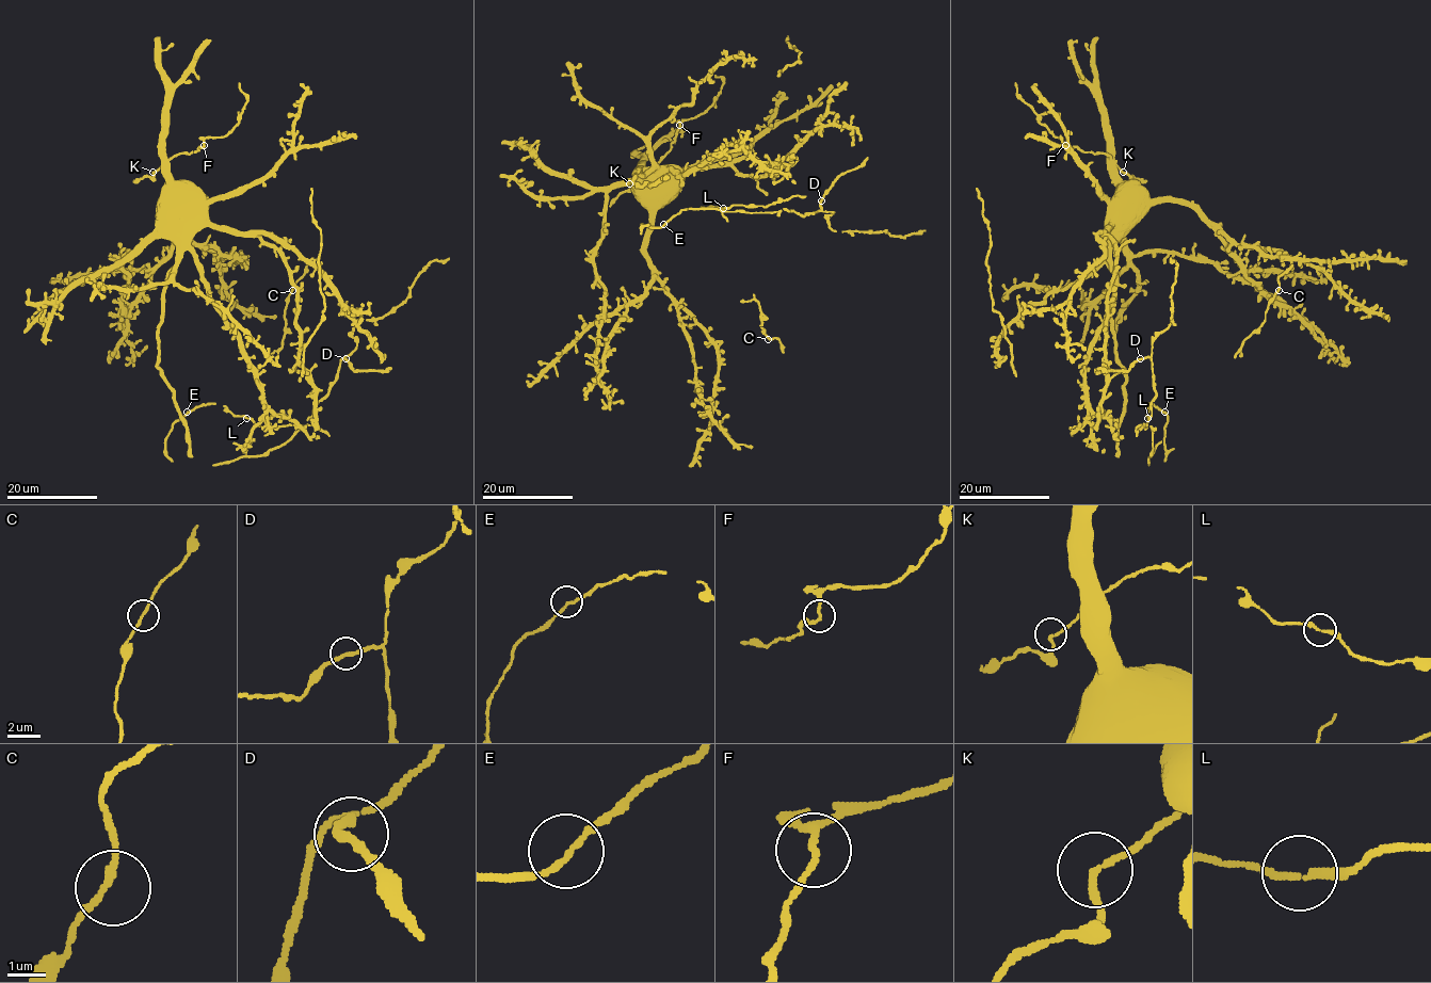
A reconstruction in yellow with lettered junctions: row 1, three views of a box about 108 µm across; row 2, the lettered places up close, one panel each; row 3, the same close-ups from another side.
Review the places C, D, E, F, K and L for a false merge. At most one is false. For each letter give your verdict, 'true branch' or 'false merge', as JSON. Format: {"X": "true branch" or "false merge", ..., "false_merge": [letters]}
{"C": "true branch", "D": "true branch", "E": "true branch", "F": "true branch", "K": "true branch", "L": "true branch", "false_merge": []}

